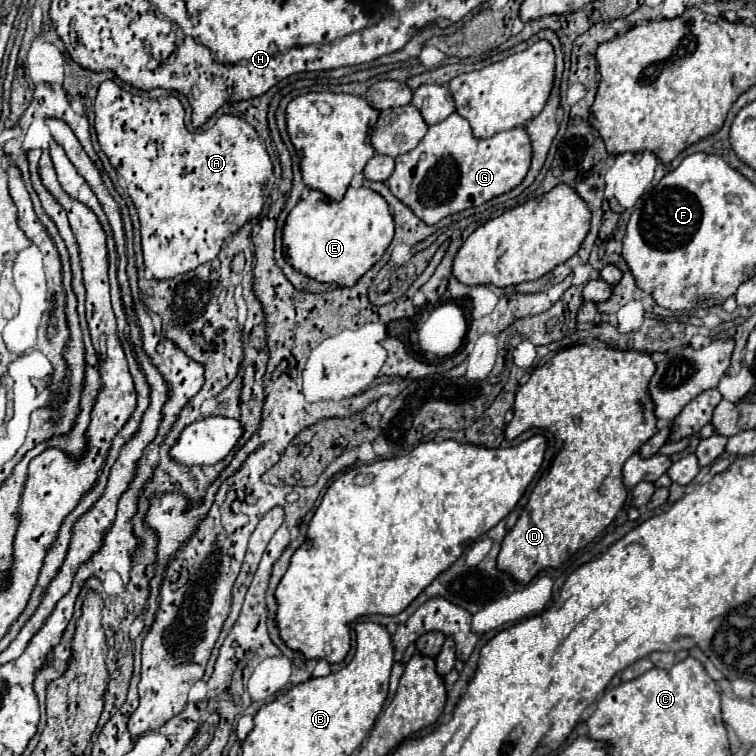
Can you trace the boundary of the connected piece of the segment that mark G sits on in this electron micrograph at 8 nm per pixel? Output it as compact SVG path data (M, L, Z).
M452 112L446 120L432 124L414 150L396 156L396 168L386 184L420 220L436 224L454 212L480 206L516 188L528 172L530 158L532 144L522 126L480 140L472 136L468 120Z

